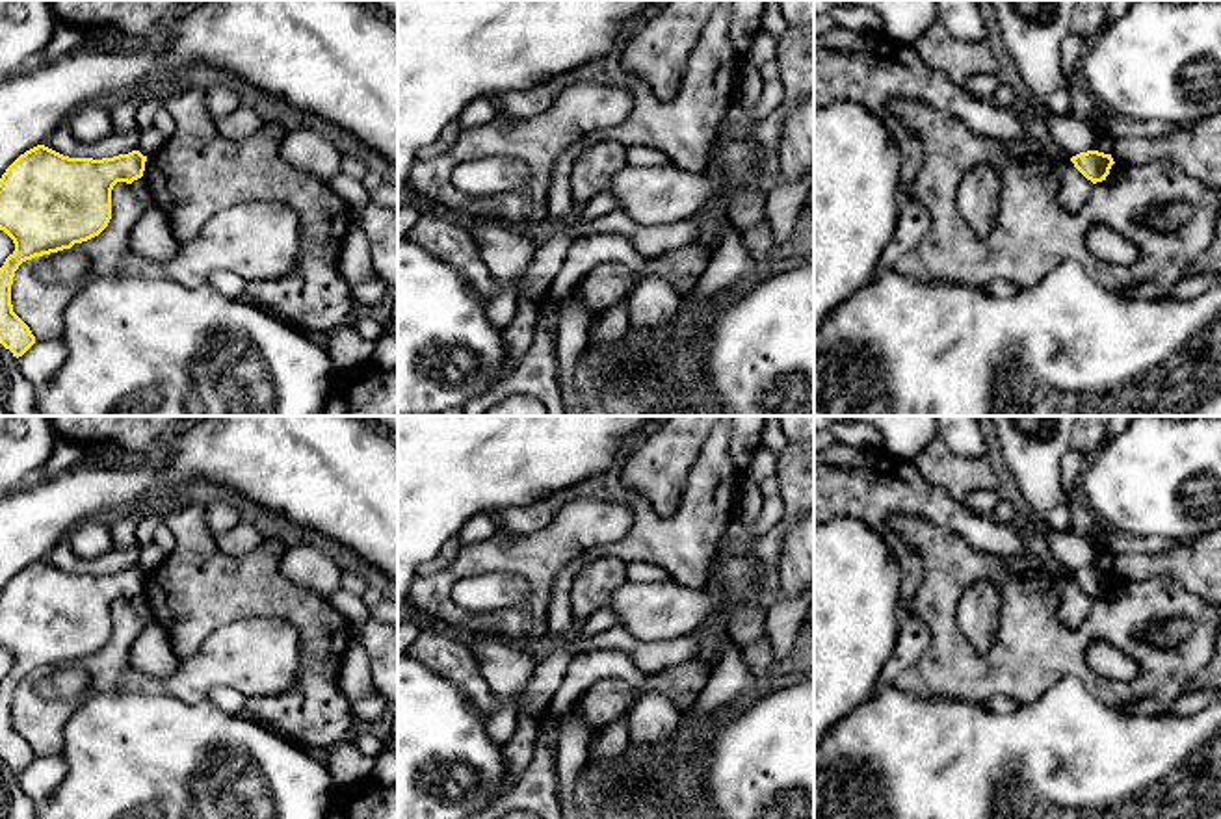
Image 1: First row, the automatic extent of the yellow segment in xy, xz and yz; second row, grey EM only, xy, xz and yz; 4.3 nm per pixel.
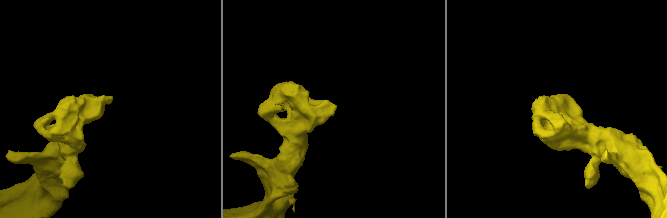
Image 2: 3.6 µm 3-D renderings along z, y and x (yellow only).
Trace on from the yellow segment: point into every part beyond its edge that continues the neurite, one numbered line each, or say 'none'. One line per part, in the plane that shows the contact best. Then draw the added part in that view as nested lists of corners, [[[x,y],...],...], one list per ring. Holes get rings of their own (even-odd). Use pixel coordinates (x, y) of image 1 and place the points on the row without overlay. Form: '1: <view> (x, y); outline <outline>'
none

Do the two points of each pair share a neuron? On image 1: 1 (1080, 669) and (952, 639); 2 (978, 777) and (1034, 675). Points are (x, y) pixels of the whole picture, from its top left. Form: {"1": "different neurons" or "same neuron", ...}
{"1": "same neuron", "2": "different neurons"}

